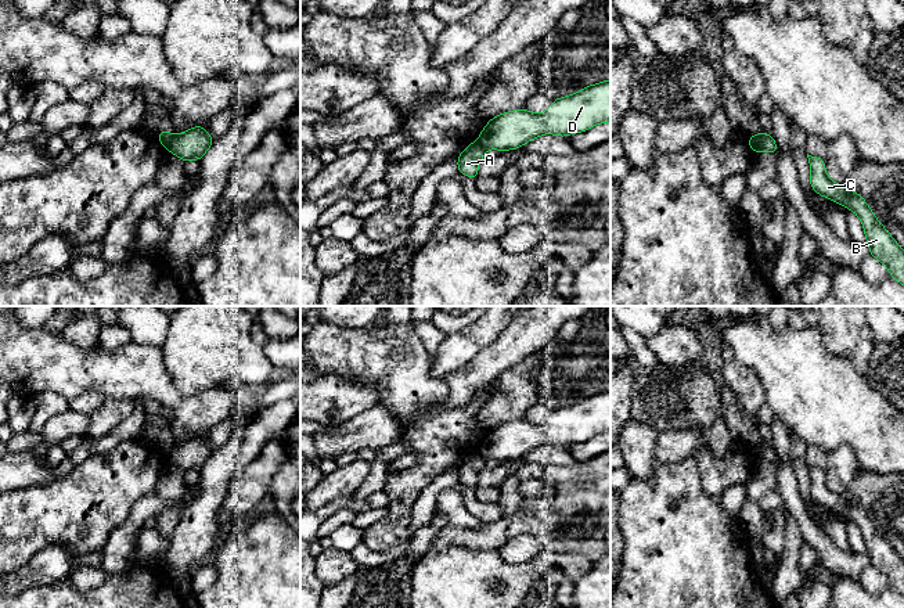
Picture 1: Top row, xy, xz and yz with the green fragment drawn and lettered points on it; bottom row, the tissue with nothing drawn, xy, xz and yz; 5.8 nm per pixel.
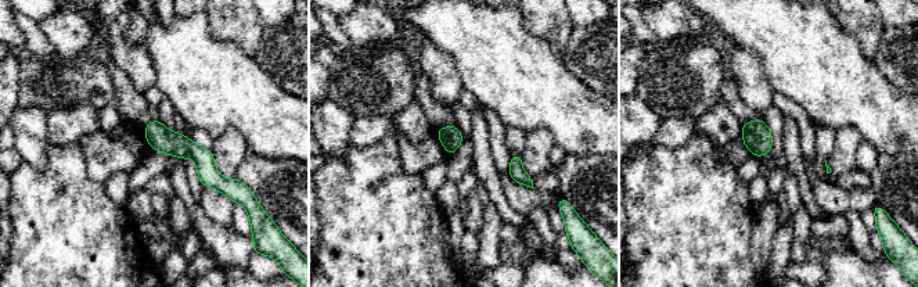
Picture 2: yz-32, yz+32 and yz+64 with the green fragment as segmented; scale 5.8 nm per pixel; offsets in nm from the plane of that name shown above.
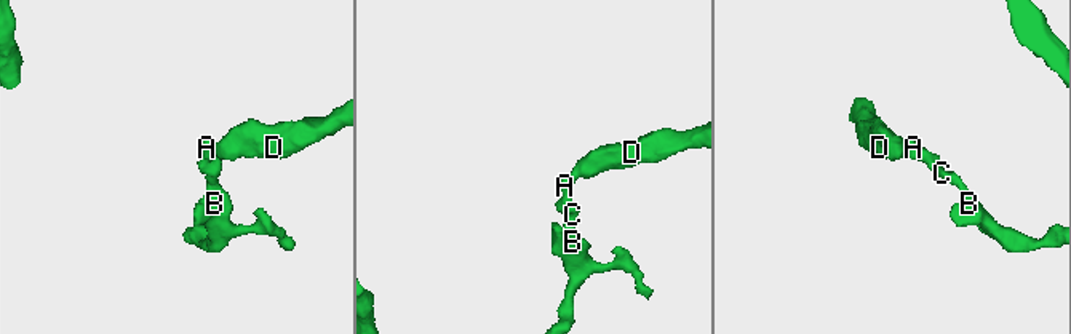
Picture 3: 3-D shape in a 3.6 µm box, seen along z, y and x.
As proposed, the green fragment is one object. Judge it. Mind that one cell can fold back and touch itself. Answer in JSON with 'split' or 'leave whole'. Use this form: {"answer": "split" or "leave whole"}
{"answer": "split"}

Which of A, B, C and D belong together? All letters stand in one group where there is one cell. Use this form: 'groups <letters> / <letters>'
groups A B C / D

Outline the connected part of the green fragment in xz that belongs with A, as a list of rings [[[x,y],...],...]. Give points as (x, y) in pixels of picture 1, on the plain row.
[[[478,451],[465,457],[465,460],[457,468],[458,483],[467,485],[476,490],[479,488],[478,475],[485,468],[485,460],[486,458],[482,457]]]

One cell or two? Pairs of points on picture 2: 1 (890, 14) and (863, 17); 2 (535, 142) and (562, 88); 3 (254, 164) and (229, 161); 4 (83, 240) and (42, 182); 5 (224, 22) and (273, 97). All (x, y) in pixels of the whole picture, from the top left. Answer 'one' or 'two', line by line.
1: two
2: two
3: two
4: one
5: two

